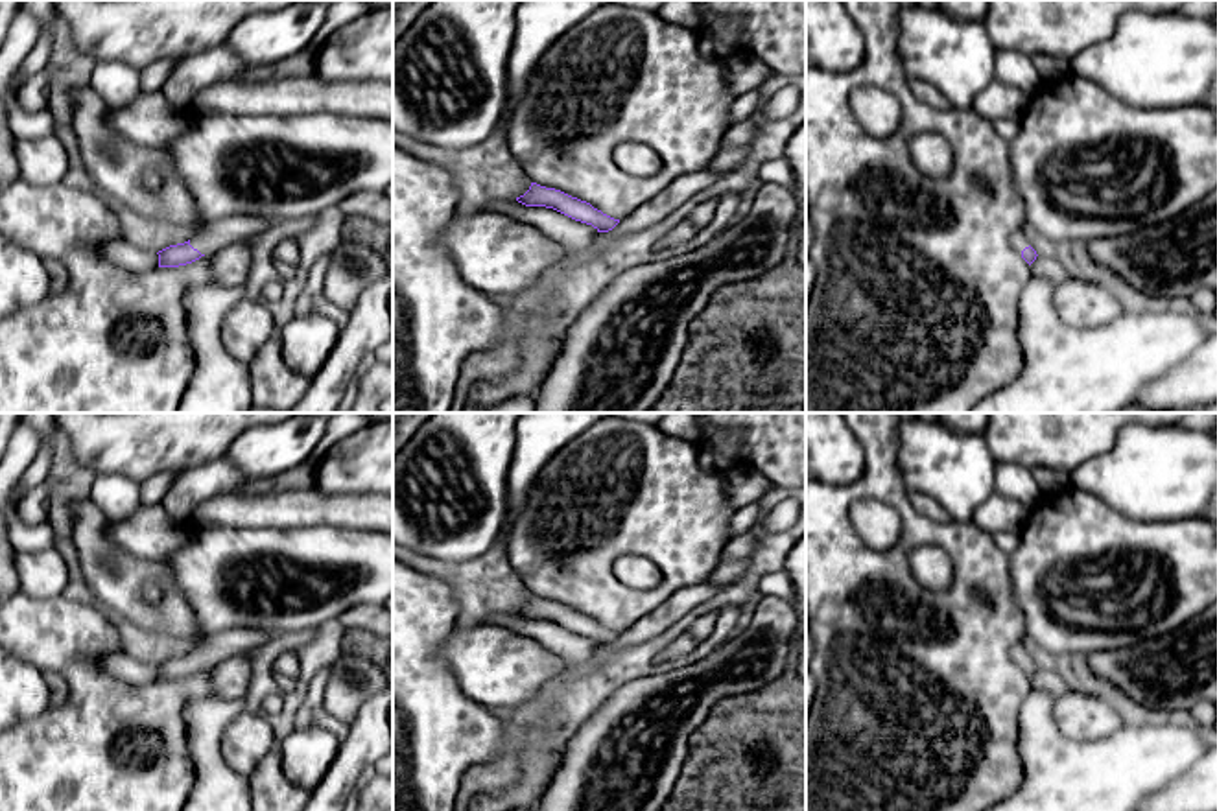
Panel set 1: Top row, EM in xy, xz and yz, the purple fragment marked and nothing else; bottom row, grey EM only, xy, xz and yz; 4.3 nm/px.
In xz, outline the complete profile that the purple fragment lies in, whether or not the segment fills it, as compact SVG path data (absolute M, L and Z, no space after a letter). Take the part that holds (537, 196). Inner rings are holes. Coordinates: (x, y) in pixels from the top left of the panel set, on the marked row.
M531 182L529 190L516 197L516 201L526 206L553 208L575 221L592 225L597 232L608 232L620 223L620 219L603 214L586 201L572 197L555 188L540 186L537 182Z

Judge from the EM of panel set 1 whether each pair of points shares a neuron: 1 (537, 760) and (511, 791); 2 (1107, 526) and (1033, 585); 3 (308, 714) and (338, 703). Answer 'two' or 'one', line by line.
1: one
2: one
3: one

